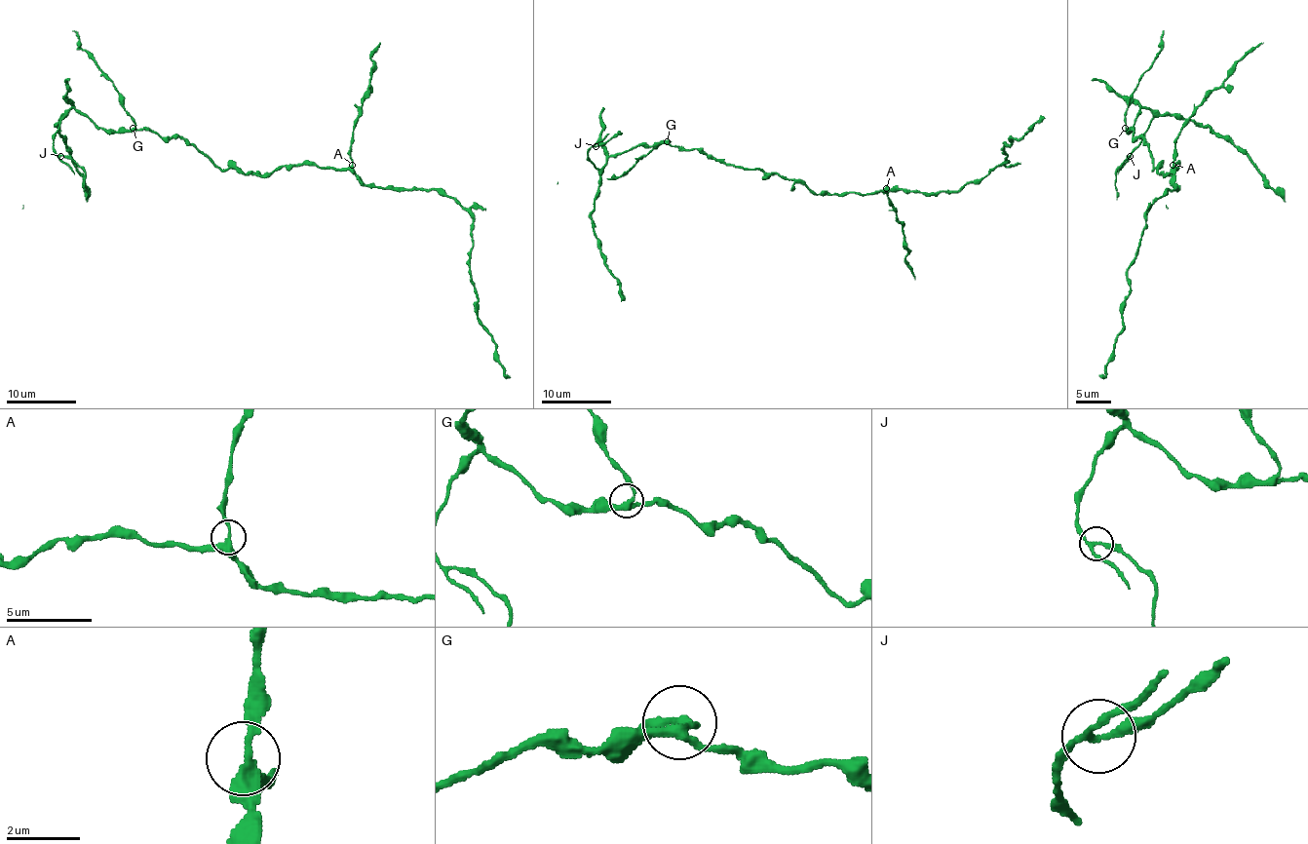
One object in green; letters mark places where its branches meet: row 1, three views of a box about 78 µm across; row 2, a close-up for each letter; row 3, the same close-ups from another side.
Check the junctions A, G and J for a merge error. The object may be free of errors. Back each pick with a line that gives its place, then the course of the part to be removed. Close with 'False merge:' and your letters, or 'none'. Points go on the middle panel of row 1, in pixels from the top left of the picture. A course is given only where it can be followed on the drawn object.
J: at (596, 146); foreign part runs (595, 146), (603, 144), (620, 133)
False merge: J

